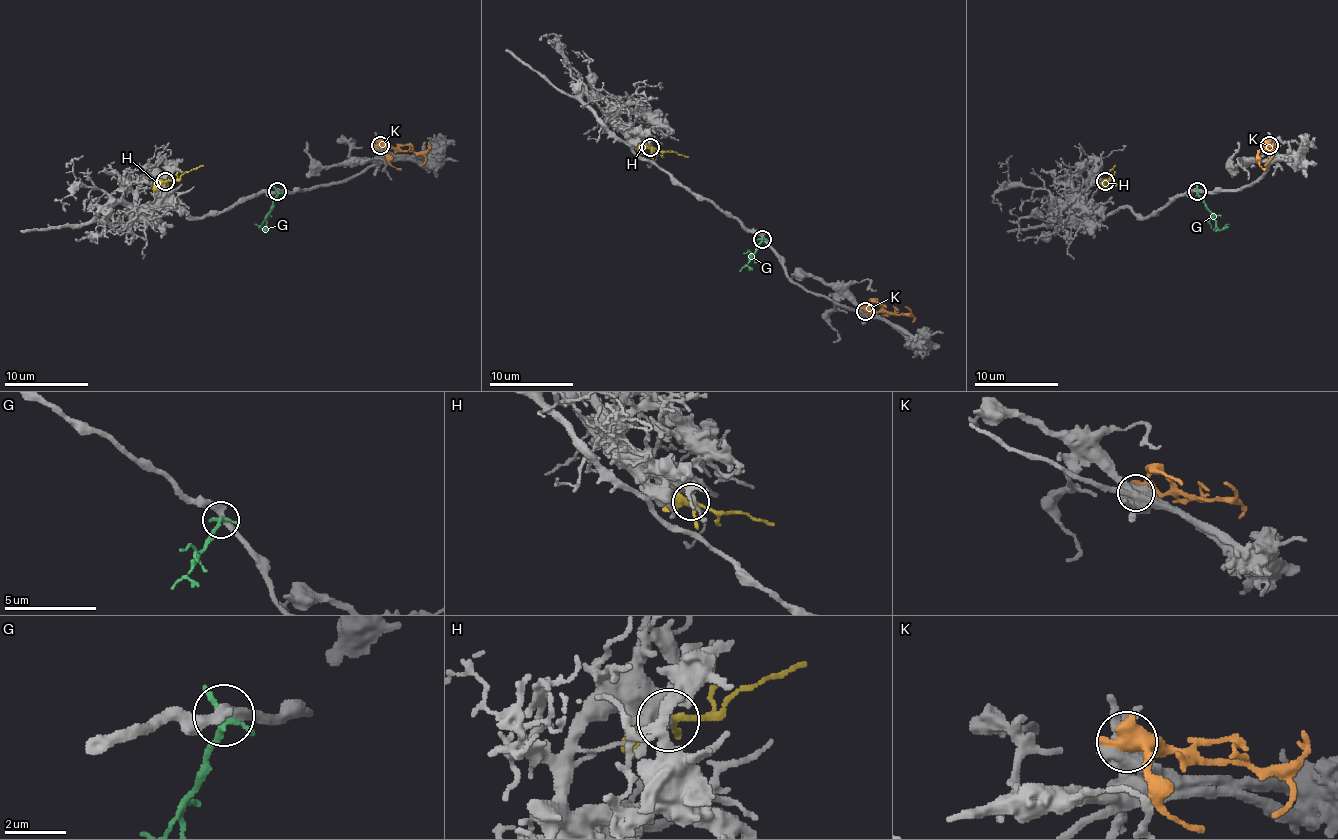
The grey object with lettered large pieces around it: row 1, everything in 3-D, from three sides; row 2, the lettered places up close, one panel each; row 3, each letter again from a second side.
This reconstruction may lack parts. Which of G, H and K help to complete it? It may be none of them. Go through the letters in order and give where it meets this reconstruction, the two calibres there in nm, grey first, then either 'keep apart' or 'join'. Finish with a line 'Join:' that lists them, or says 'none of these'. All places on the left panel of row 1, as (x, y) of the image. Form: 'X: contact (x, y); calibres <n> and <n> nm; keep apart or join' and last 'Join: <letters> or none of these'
G: contact (277, 191); calibres 320 and 280 nm; keep apart
H: contact (165, 181); calibres 380 and 340 nm; join
K: contact (380, 145); calibres 440 and 550 nm; keep apart
Join: H

